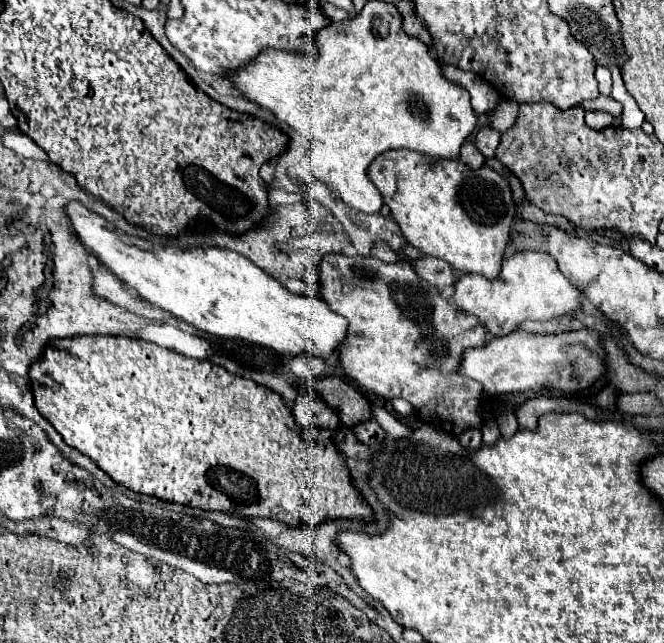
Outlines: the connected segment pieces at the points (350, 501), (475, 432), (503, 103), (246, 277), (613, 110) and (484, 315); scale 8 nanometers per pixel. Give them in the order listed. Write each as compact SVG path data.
M79 335L79 337L67 337L67 339L51 339L49 345L43 349L41 357L29 367L29 379L31 379L31 391L39 413L55 427L55 431L63 437L63 441L67 441L69 447L87 455L109 477L113 477L113 481L117 481L127 489L159 497L163 501L197 507L197 509L237 513L241 517L267 517L267 519L281 521L285 525L301 525L301 523L319 525L325 519L365 519L365 521L373 519L369 505L365 505L365 501L361 501L361 495L353 489L349 469L331 441L333 431L321 431L311 427L301 429L301 425L295 421L295 417L291 415L291 411L285 407L283 399L275 391L251 379L231 375L215 363L197 361L193 357L185 357L181 353L175 353L171 349L165 349L141 339L119 337L119 335L117 337L115 335Z
M467 429L459 435L461 445L465 445L467 449L479 449L483 445L481 441L481 429Z
M501 99L497 103L497 107L489 113L489 127L497 129L497 131L507 131L517 117L519 111L519 103L515 103L513 99Z
M71 201L65 207L65 213L71 219L77 239L103 263L107 271L111 271L123 285L133 289L141 299L149 301L155 307L161 307L163 311L171 313L177 319L183 319L185 323L197 327L199 331L225 339L243 339L247 343L265 345L287 355L305 353L311 357L327 357L337 353L337 347L345 337L347 321L341 315L333 313L329 305L325 305L319 297L289 293L277 279L273 279L269 273L265 273L263 269L253 265L247 257L235 251L219 247L179 249L155 245L147 239L115 229L105 217L87 209L79 201Z
M605 95L597 97L597 101L583 101L581 107L583 107L585 111L595 109L595 111L609 111L609 113L615 115L615 117L621 115L621 105L617 105L617 101L613 101L611 97L605 97Z
M521 251L521 253L511 255L511 257L505 257L503 265L501 265L501 273L497 279L485 279L481 275L461 275L459 281L455 283L453 301L457 303L457 307L461 311L475 315L479 319L479 323L487 329L487 333L493 337L509 335L511 331L515 331L519 327L519 323L523 323L527 319L549 321L553 317L571 313L571 311L581 307L579 291L563 277L563 273L559 271L553 257L549 257L549 253L545 253L545 251Z

